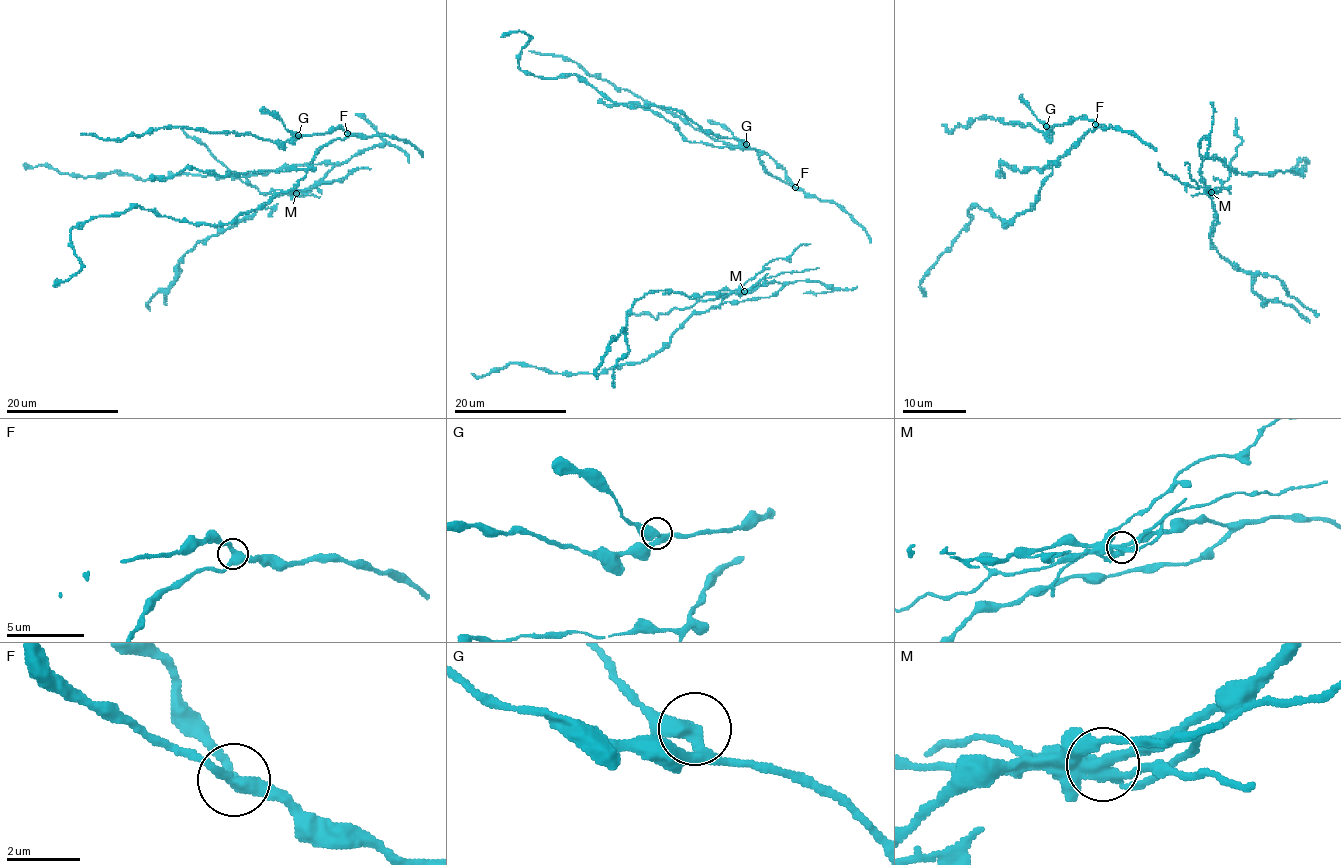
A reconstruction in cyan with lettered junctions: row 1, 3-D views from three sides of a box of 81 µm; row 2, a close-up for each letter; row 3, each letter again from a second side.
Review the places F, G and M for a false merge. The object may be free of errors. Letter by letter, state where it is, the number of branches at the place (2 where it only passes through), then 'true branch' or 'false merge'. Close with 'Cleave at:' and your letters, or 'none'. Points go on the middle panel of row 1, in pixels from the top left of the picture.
F: place (795, 187); branches 3; true branch
G: place (746, 144); branches 3; true branch
M: place (744, 291); branches 3; false merge
Cleave at: M

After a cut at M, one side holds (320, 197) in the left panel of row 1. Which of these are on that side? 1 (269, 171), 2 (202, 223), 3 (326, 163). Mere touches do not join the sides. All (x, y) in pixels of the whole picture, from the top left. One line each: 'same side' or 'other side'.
1: other side
2: other side
3: other side

